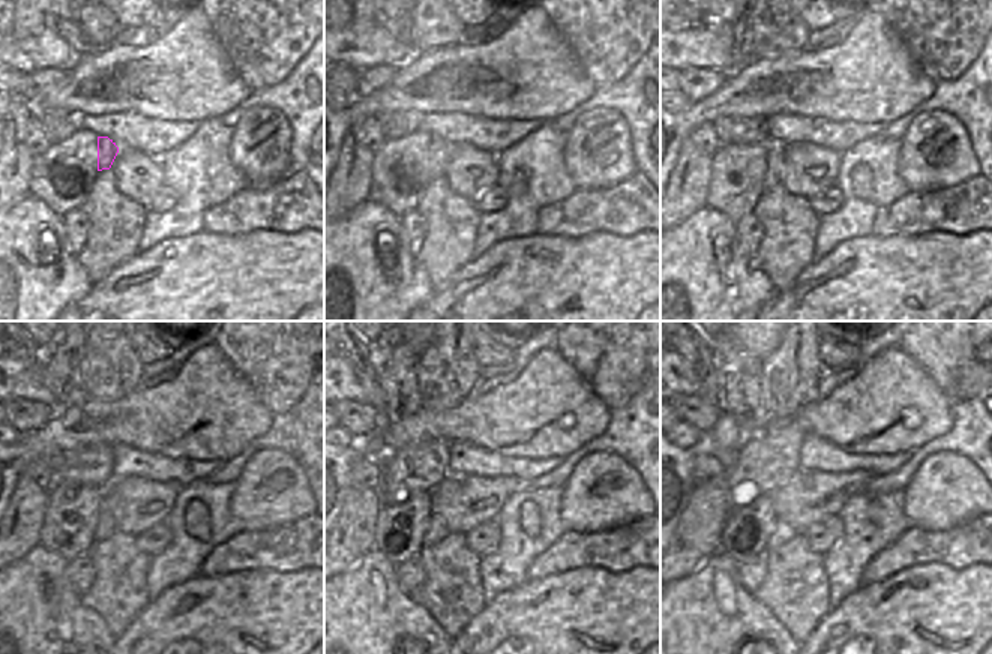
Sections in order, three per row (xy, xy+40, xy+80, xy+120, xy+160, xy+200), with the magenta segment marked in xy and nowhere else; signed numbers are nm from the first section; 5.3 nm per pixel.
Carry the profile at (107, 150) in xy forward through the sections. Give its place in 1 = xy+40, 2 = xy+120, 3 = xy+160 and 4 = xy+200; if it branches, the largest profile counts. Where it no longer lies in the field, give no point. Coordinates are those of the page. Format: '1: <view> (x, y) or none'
1: xy+40 (440, 150)
2: xy+120 (105, 525)
3: xy+160 (438, 530)
4: xy+200 (782, 533)

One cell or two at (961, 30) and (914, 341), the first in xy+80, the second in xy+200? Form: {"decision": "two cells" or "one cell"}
{"decision": "one cell"}

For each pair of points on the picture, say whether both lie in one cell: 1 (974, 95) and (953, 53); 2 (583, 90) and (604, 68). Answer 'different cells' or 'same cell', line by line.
1: different cells
2: different cells

